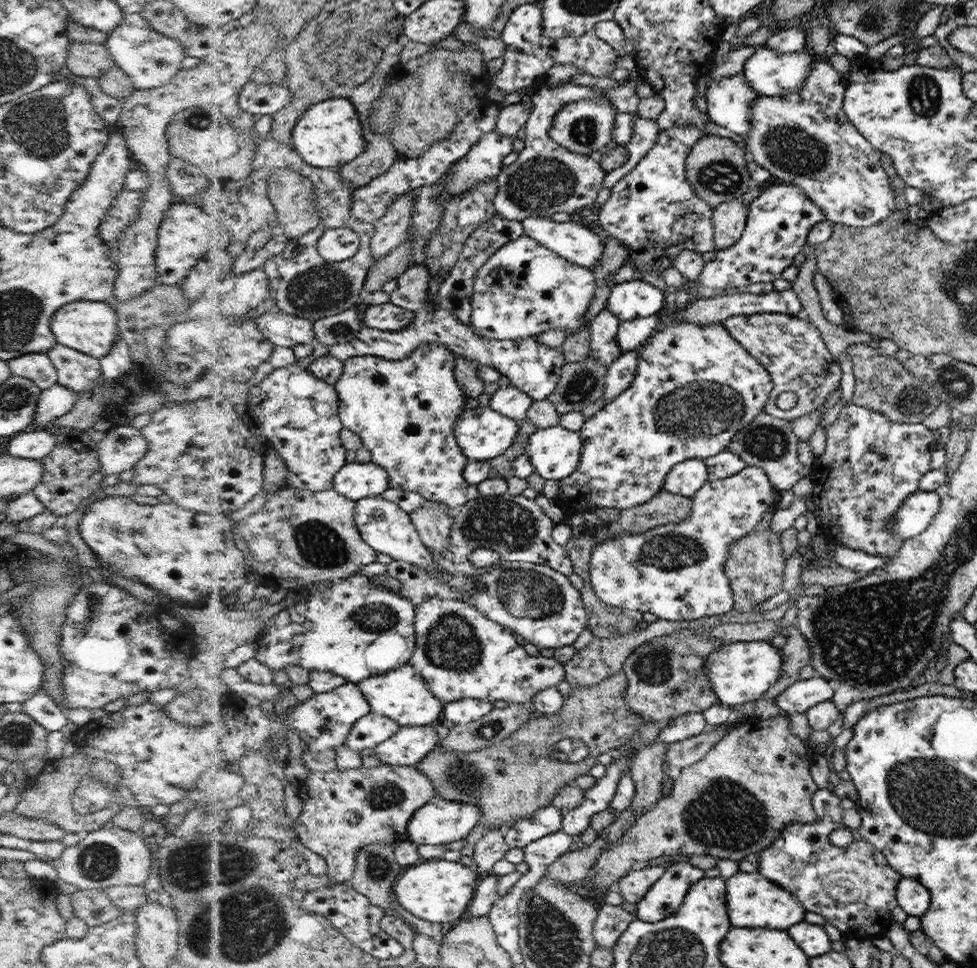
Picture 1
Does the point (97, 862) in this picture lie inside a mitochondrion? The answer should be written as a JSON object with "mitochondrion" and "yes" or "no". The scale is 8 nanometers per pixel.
{"mitochondrion":"yes"}

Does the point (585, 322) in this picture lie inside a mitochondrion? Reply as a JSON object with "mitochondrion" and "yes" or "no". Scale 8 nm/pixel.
{"mitochondrion":"no"}

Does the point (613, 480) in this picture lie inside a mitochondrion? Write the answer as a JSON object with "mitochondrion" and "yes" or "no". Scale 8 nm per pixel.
{"mitochondrion":"no"}

